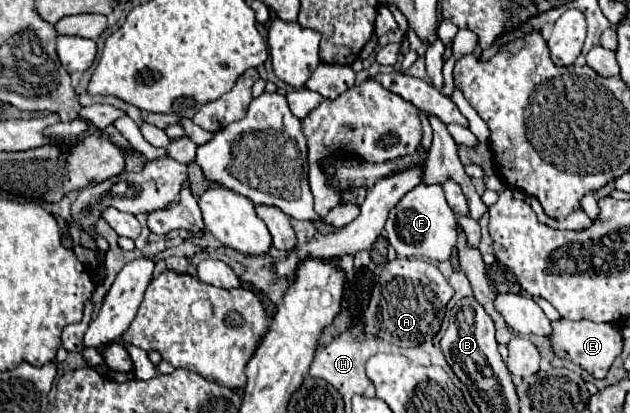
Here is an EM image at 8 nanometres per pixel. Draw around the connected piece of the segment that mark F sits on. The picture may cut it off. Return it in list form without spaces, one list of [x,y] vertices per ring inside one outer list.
[[[417,185],[413,191],[409,191],[397,203],[397,207],[389,211],[385,233],[399,257],[427,257],[433,263],[449,261],[451,251],[457,245],[457,223],[455,213],[445,201],[441,185]]]

